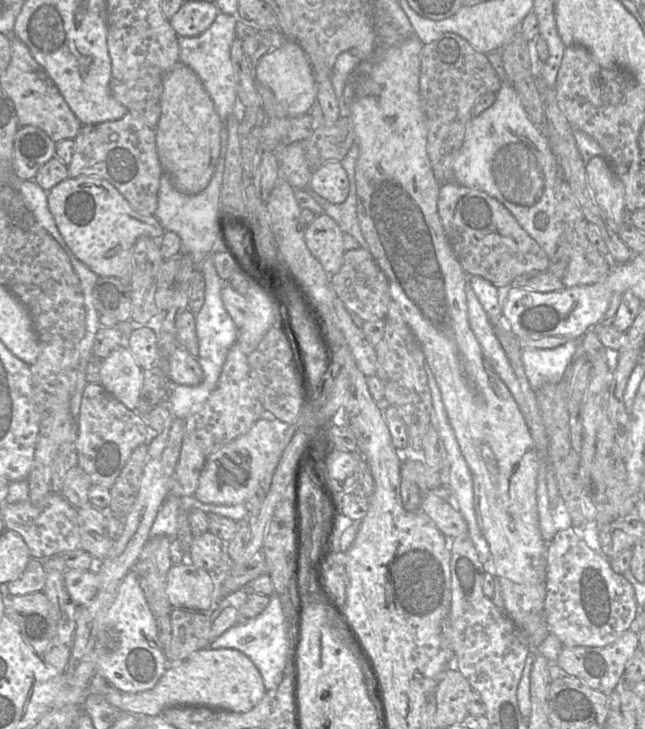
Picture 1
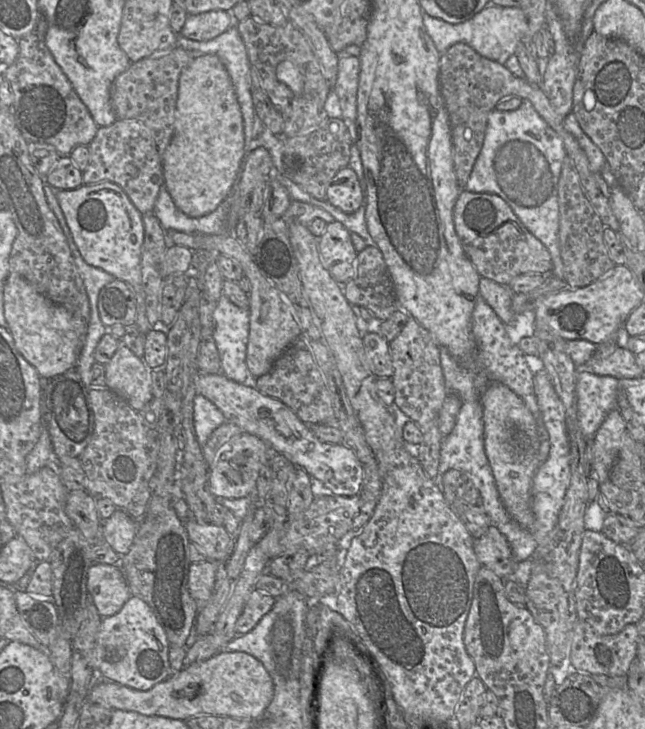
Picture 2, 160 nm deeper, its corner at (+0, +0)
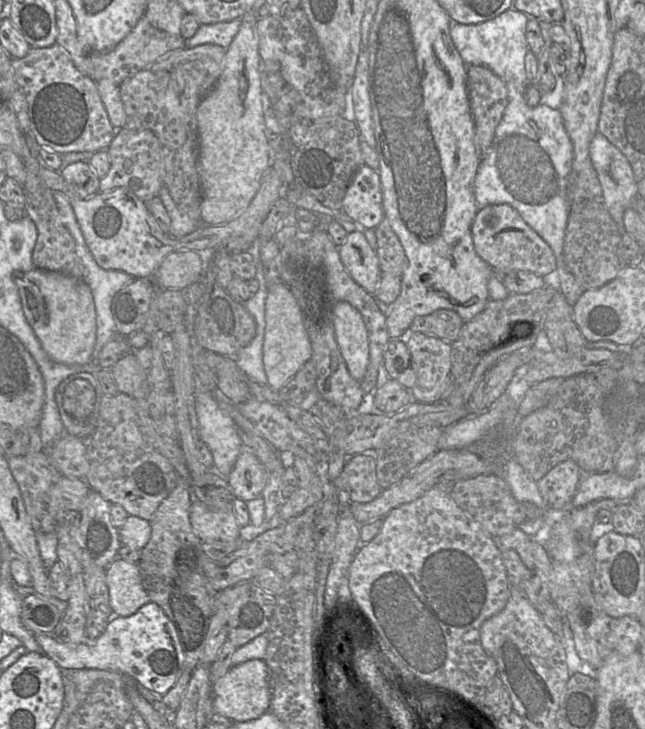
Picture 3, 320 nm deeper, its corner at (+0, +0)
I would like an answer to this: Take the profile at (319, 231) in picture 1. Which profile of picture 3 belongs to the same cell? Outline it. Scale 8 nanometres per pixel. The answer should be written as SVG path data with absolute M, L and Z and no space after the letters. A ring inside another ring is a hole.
M359 231L348 233L345 242L339 246L340 259L352 279L369 294L376 292L382 271L379 257L376 251L370 246L364 234Z

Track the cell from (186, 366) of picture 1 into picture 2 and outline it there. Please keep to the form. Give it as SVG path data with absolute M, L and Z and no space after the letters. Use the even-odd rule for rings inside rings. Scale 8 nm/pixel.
M200 373L196 388L211 400L224 414L227 421L236 424L245 433L265 441L272 452L284 454L294 465L318 479L333 494L351 497L361 491L364 466L346 445L331 444L319 440L310 427L284 403L260 392L253 384L231 380L223 373Z

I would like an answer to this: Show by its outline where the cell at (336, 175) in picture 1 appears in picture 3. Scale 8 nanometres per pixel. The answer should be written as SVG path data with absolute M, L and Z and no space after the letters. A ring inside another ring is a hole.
M367 165L357 170L343 198L342 211L365 229L375 229L383 221L383 193L377 170Z

